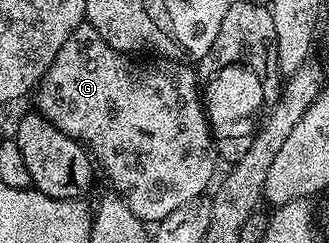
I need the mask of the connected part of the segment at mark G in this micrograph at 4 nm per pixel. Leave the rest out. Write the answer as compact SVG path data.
M87 21L81 23L79 27L74 29L74 33L70 33L70 37L66 37L66 45L62 45L62 49L58 49L58 57L54 57L50 69L40 78L40 86L34 92L34 100L36 99L35 110L39 114L46 116L55 127L62 129L62 133L66 133L71 139L80 140L81 144L90 152L93 160L99 166L100 163L104 166L104 171L108 174L109 181L116 186L113 187L115 194L125 199L128 203L128 208L136 216L144 220L145 224L155 225L161 219L165 219L170 213L174 213L174 209L178 209L178 205L186 205L186 201L194 201L194 197L205 194L209 190L210 184L217 178L217 144L214 142L214 136L209 127L208 114L205 111L202 87L198 82L197 72L193 68L191 71L188 68L191 66L187 62L178 59L152 57L149 58L152 59L149 63L135 63L132 59L135 58L131 54L114 49L106 41L102 41L102 33L98 33L98 29L94 29L91 23Z

